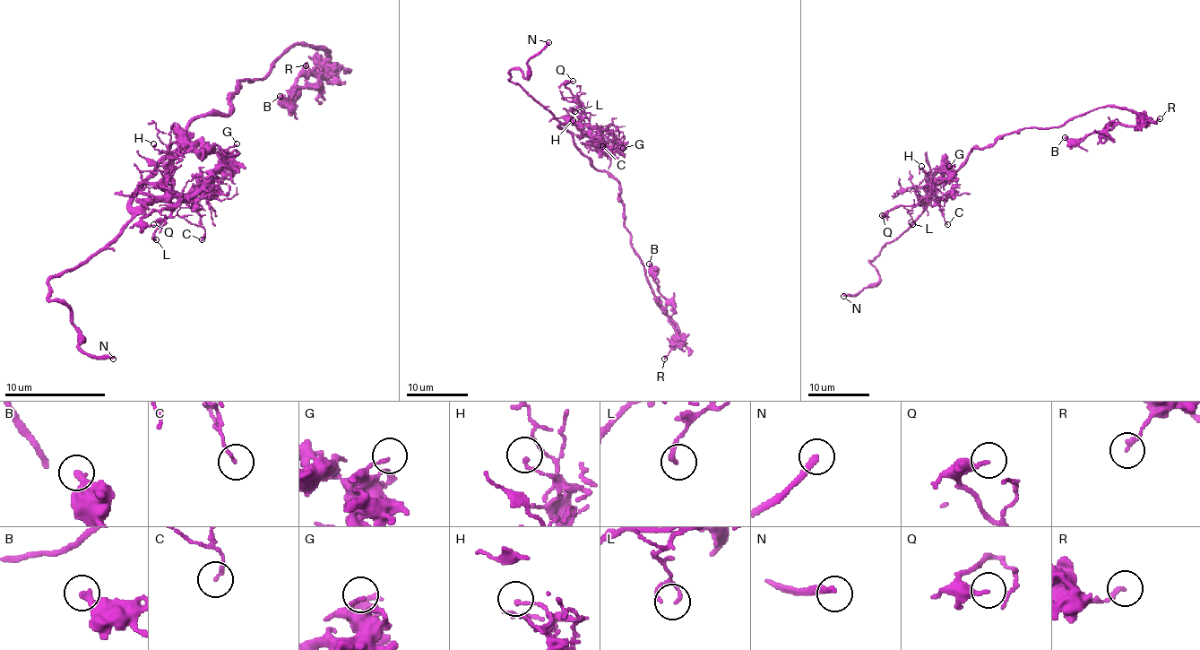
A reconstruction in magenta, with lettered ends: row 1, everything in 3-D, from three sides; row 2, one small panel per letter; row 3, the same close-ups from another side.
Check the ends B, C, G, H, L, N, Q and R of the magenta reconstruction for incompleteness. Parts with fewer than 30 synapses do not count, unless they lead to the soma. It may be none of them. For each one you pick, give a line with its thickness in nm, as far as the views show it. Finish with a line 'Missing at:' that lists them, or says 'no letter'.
N: calibre 280 nm
Missing at: N

